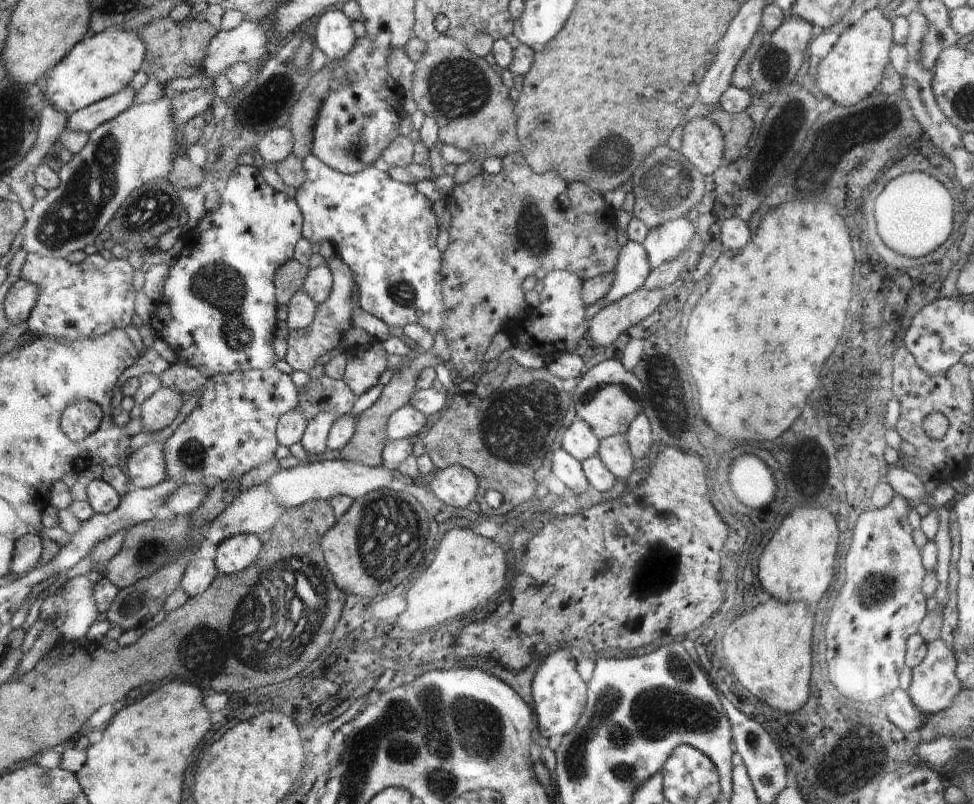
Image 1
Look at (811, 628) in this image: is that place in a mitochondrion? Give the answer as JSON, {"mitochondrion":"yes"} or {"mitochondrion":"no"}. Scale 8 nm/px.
{"mitochondrion":"no"}

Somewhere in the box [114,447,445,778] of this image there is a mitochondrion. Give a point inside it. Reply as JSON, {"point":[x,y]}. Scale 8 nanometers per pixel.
{"point":[272,593]}

